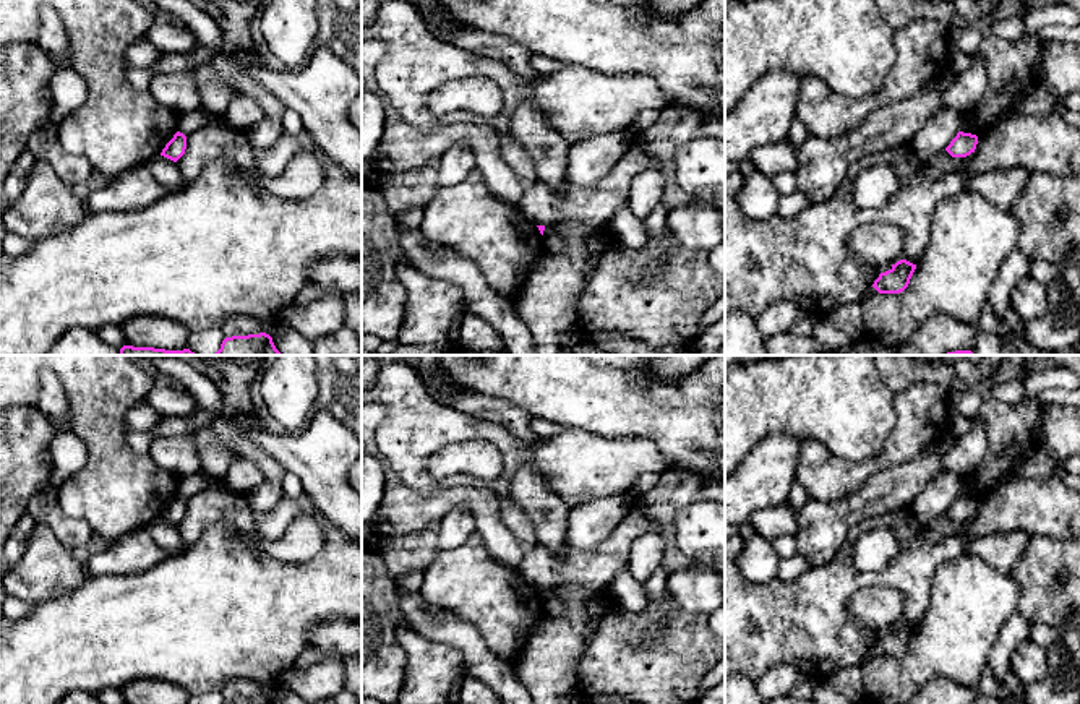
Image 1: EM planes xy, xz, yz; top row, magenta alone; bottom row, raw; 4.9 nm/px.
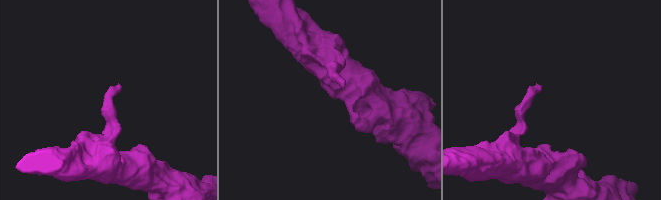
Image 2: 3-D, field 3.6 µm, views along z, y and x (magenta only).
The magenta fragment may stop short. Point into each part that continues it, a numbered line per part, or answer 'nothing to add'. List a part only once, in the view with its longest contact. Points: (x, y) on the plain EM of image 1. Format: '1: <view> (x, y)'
nothing to add

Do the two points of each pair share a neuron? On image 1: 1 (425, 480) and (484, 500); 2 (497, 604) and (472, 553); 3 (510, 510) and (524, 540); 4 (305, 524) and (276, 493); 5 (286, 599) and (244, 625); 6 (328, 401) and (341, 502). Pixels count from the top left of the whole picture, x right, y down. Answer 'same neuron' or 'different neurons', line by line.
1: different neurons
2: same neuron
3: same neuron
4: different neurons
5: same neuron
6: different neurons

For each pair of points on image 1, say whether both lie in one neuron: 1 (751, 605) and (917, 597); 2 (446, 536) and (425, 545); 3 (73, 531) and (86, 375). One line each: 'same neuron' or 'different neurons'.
1: same neuron
2: different neurons
3: different neurons

